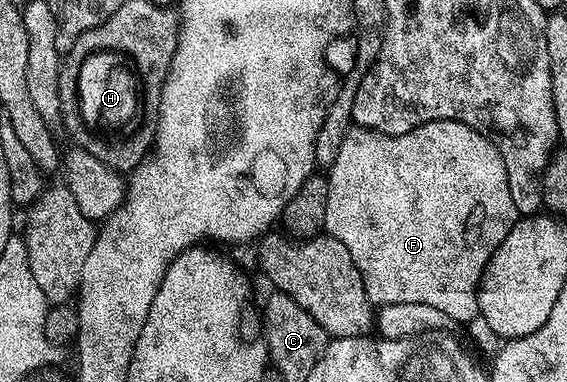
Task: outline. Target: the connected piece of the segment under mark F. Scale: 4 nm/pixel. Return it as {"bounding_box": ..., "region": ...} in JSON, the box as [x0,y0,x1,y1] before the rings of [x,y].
{"bounding_box":[324,119,518,324],"region":[[[453,119],[442,121],[430,121],[410,133],[401,135],[383,135],[377,131],[371,131],[365,127],[353,126],[346,133],[342,145],[338,151],[338,157],[332,163],[328,176],[328,200],[326,201],[326,221],[324,231],[332,235],[346,249],[350,249],[350,257],[362,273],[362,281],[366,285],[366,293],[373,305],[385,303],[401,303],[402,301],[418,301],[418,305],[434,305],[434,309],[442,309],[446,317],[453,324],[468,323],[480,314],[478,297],[480,296],[480,282],[484,276],[486,265],[490,257],[502,245],[506,233],[515,225],[518,212],[514,205],[514,197],[511,196],[508,184],[508,170],[504,164],[504,158],[496,144],[482,131],[475,131],[470,125],[459,123]]]}

